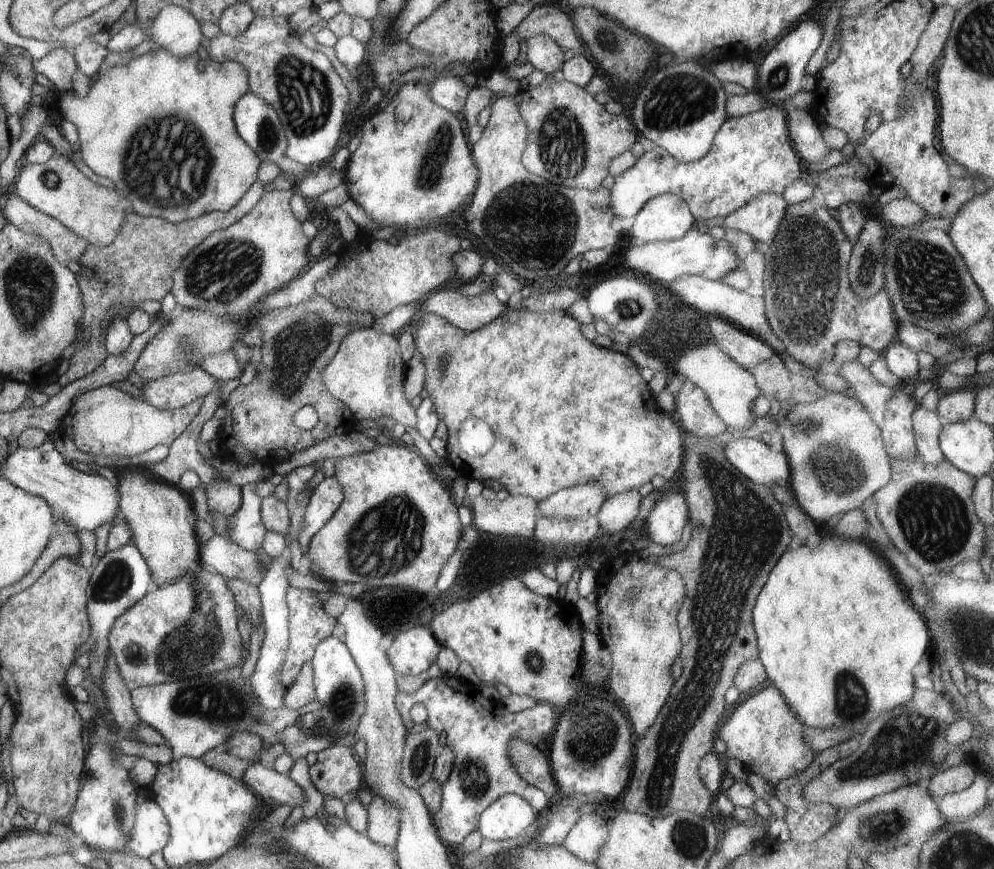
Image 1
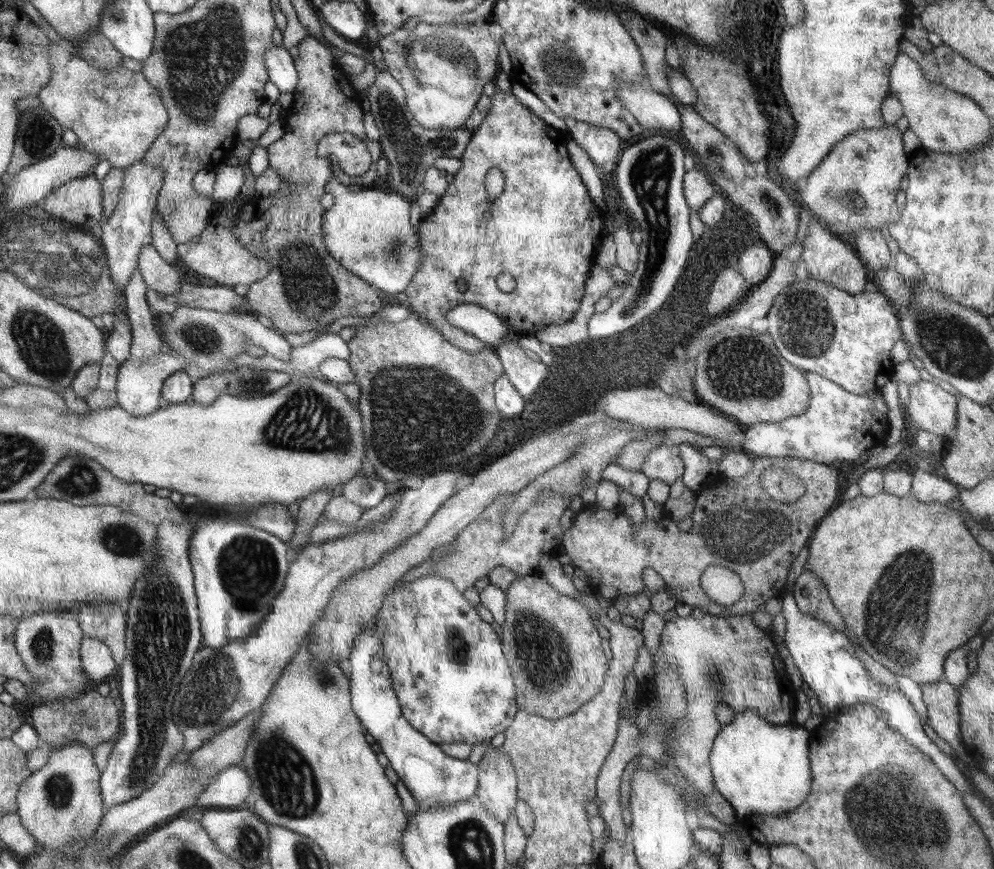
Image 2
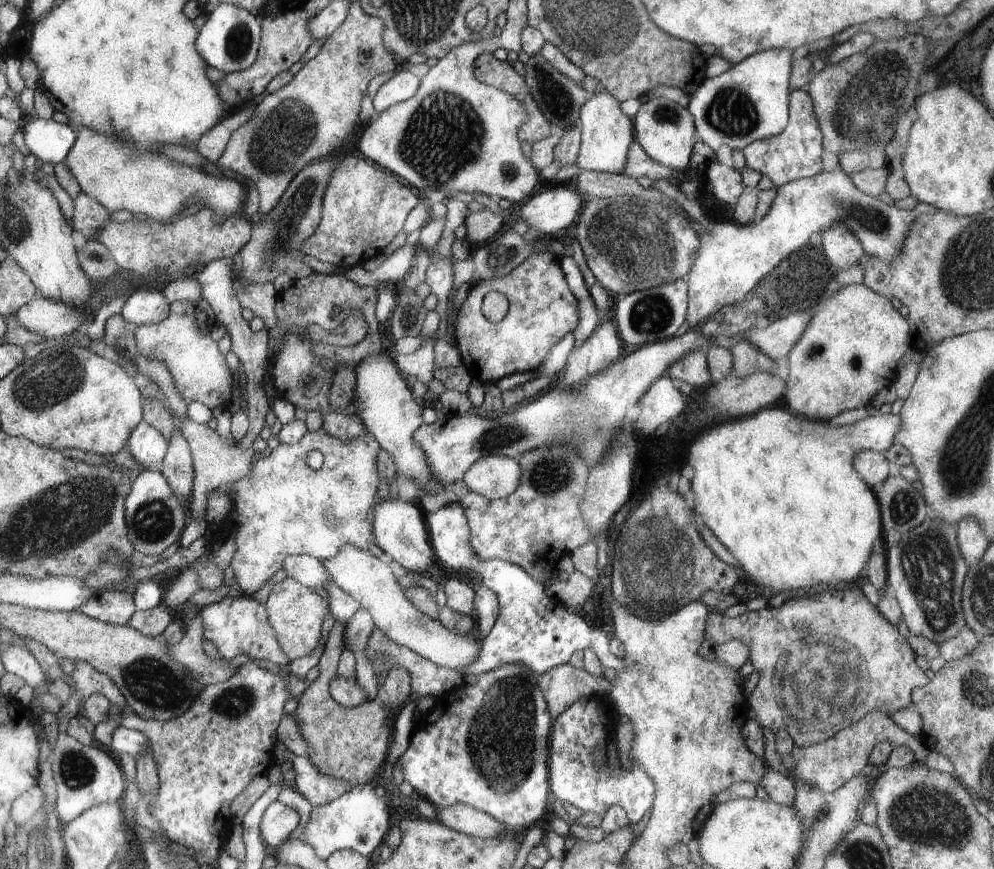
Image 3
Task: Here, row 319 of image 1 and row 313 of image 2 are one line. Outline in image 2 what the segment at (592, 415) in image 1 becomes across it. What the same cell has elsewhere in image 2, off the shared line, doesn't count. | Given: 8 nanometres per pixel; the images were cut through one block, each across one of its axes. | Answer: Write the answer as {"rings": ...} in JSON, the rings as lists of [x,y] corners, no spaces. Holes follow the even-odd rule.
{"rings":[[[495,88],[489,114],[483,118],[479,128],[473,130],[471,140],[465,146],[465,152],[461,156],[461,170],[453,176],[433,212],[419,220],[419,244],[423,246],[423,262],[419,266],[419,272],[415,272],[413,282],[405,290],[411,302],[409,310],[417,316],[427,318],[427,324],[437,328],[443,338],[463,348],[465,352],[477,352],[485,348],[485,342],[451,326],[445,320],[445,312],[455,308],[457,304],[479,304],[499,314],[499,318],[503,318],[507,326],[513,326],[523,336],[529,336],[539,328],[551,324],[563,324],[565,320],[573,318],[575,310],[579,308],[589,268],[593,266],[597,248],[605,236],[605,214],[601,214],[601,210],[591,202],[579,172],[569,160],[565,140],[565,132],[547,126],[541,118],[519,104],[513,92],[501,92],[499,88]],[[493,166],[503,172],[505,182],[501,196],[487,202],[483,180]],[[485,210],[489,210],[487,220],[483,218]],[[499,274],[509,274],[515,280],[513,292],[505,294],[495,286],[495,278]],[[457,280],[467,282],[465,292],[457,290]]]}

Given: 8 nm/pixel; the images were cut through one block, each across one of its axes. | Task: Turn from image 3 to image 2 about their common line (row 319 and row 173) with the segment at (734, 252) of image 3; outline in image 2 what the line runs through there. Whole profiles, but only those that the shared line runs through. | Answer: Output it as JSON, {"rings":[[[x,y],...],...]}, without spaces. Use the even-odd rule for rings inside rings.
{"rings":[[[699,168],[685,172],[683,176],[683,196],[693,212],[699,212],[719,190],[711,176]]]}

